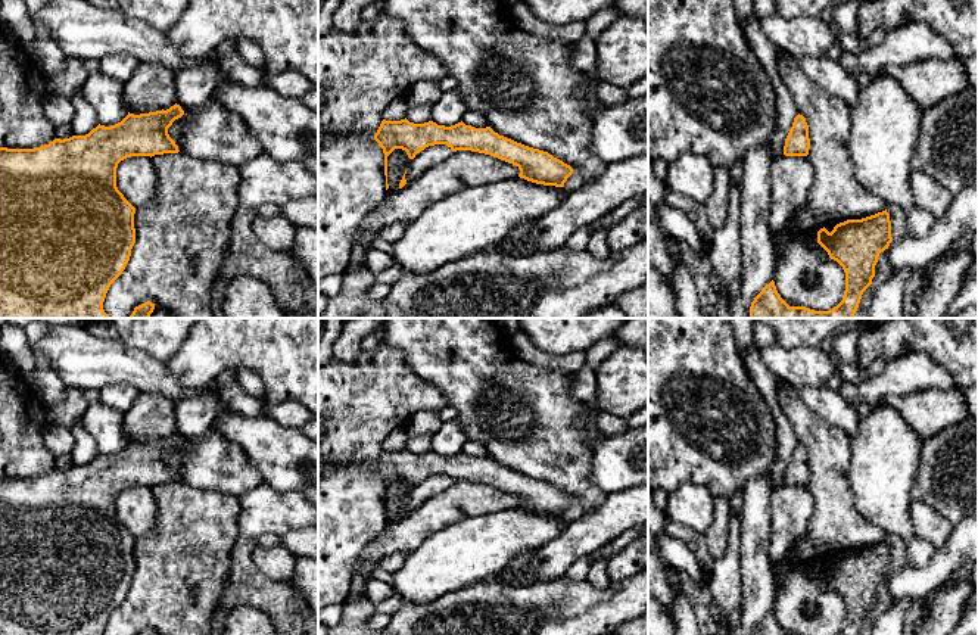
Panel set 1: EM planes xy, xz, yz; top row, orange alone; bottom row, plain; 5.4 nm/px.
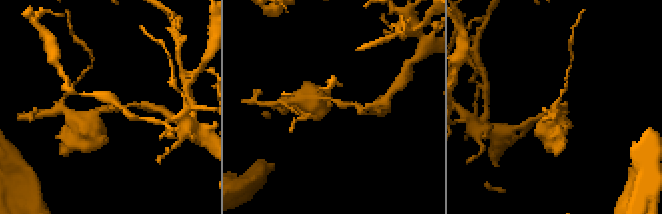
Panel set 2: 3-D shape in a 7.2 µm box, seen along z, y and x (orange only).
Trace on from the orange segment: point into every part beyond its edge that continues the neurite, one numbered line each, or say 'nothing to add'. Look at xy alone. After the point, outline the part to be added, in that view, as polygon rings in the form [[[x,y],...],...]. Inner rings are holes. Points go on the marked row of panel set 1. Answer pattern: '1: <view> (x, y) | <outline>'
nothing to add

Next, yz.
nothing to add

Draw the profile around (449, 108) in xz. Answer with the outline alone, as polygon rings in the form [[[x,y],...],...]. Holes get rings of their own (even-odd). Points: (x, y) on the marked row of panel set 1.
[[[448,90],[432,105],[432,121],[437,125],[451,127],[461,122],[467,110],[468,108],[460,91]]]

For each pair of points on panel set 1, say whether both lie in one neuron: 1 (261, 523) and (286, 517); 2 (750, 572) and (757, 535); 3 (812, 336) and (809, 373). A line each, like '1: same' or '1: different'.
1: same
2: same
3: different

